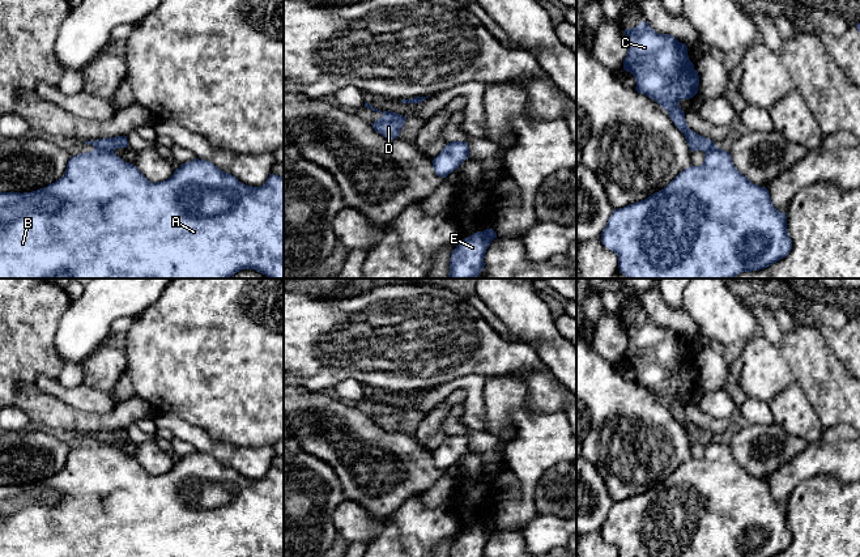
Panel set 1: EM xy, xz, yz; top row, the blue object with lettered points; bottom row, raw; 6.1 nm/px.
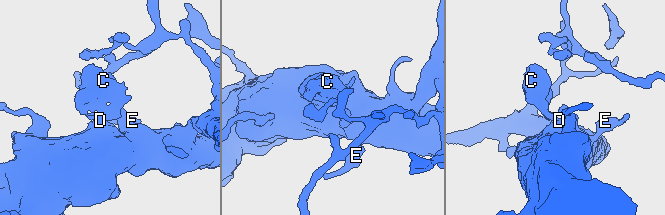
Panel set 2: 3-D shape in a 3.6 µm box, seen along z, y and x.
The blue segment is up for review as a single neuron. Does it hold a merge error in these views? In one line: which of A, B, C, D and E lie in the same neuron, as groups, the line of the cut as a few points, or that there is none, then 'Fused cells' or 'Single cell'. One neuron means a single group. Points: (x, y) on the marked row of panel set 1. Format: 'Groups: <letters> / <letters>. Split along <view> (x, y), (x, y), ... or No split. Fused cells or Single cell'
Groups: A B D E / C. Split along xz (383, 113), (405, 118). Fused cells

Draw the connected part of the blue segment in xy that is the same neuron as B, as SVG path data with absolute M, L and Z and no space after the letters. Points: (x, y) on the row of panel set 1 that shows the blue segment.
M91 150L71 157L64 175L55 183L31 192L0 192L0 278L230 278L242 269L255 269L268 278L284 278L284 177L271 174L260 187L246 186L235 177L220 170L209 161L195 158L182 163L167 179L157 183L148 180L132 163L123 161L112 152Z

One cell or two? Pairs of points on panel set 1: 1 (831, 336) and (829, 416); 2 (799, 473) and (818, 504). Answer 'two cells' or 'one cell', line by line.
1: two cells
2: two cells

